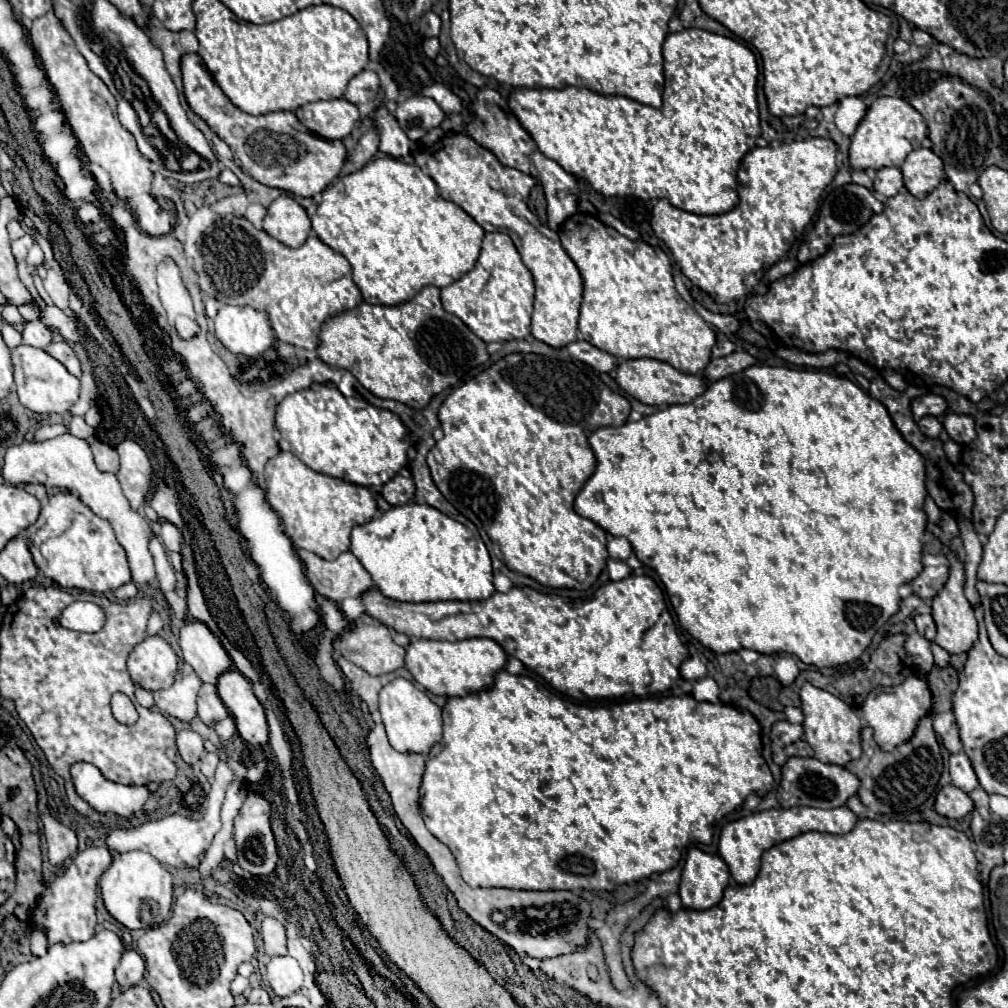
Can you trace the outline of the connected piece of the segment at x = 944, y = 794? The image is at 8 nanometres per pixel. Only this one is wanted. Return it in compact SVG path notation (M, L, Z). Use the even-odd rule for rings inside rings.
M946 785L936 795L934 807L944 817L962 819L964 815L968 815L974 809L974 801L962 789L958 789L954 785Z

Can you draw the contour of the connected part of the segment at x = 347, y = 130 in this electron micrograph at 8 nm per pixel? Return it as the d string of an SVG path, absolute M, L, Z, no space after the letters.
M328 99L328 101L314 101L298 107L296 117L300 123L310 129L310 133L322 139L344 139L354 131L360 123L358 107L350 101L342 99Z

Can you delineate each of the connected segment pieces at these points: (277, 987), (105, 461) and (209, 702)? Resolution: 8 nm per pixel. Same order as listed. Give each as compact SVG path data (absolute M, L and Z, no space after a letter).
M272 957L268 963L268 983L278 997L288 997L302 987L302 969L294 957Z
M96 441L96 443L92 443L92 451L94 451L94 459L96 459L98 469L118 473L118 465L120 465L118 463L118 453L116 453L116 449L112 445Z
M202 685L200 693L198 693L198 717L210 729L214 729L214 725L218 721L228 717L228 709L220 701L214 685Z

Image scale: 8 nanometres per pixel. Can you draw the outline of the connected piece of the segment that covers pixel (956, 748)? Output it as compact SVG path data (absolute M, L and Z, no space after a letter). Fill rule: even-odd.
M954 725L948 733L942 735L942 743L944 743L944 747L946 747L950 753L960 753L960 751L962 751L962 743L960 743L960 737L958 737L958 729L956 729L956 725Z

